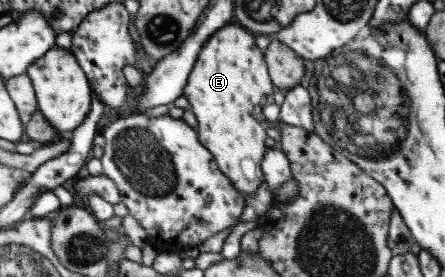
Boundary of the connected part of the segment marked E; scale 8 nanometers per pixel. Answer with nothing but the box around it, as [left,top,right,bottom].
[182,23,273,198]

